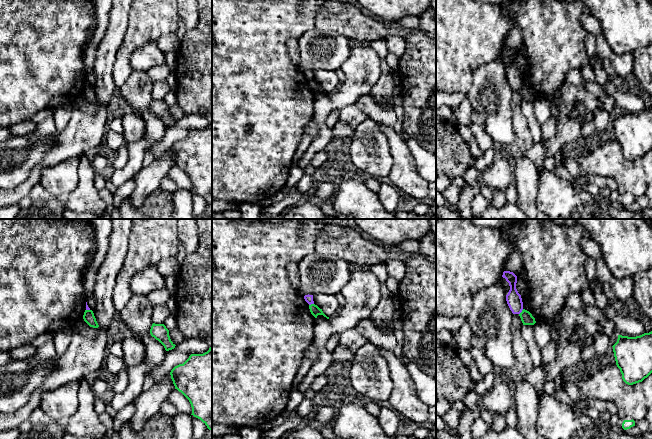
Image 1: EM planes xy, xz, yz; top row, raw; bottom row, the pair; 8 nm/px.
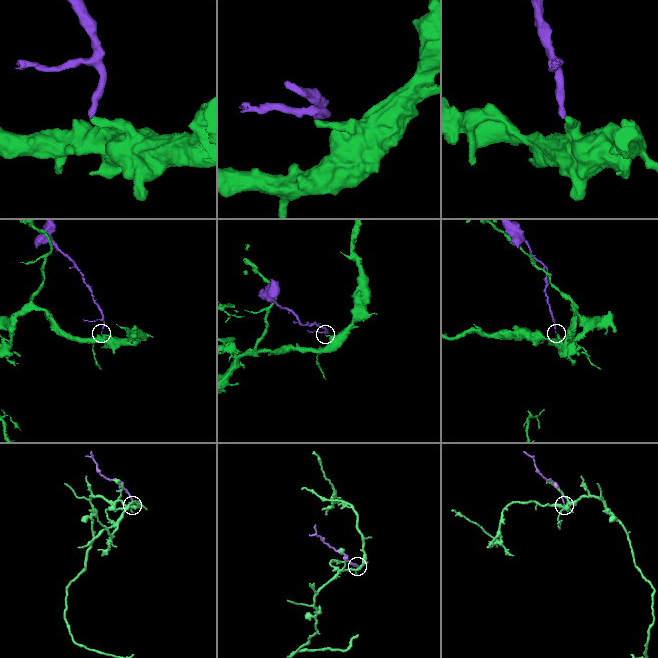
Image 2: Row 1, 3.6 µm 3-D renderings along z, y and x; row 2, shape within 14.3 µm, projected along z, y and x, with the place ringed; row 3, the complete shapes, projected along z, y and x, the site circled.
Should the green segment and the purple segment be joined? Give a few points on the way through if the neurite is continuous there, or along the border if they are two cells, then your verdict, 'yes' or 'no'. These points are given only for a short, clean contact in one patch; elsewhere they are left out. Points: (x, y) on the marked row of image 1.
border yz (523, 309), (519, 314); no

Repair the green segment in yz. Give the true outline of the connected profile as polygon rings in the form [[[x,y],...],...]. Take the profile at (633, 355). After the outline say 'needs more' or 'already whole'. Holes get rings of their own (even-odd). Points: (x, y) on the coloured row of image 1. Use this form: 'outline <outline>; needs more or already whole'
outline [[[652,331],[636,337],[618,335],[612,347],[626,384],[642,382],[652,373]]]; already whole

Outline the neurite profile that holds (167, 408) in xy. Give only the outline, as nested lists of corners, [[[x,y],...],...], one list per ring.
[[[168,399],[161,405],[160,412],[172,418],[178,413],[176,407]]]

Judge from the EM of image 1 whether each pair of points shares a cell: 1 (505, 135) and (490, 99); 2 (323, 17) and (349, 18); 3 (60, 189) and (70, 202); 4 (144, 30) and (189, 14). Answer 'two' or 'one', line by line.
1: one
2: one
3: two
4: two

